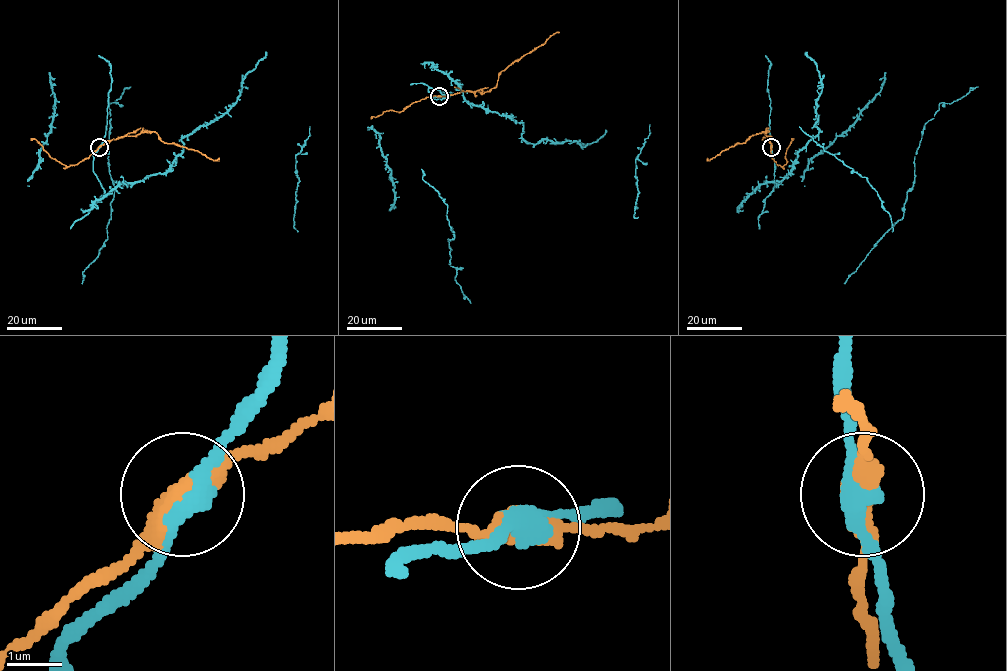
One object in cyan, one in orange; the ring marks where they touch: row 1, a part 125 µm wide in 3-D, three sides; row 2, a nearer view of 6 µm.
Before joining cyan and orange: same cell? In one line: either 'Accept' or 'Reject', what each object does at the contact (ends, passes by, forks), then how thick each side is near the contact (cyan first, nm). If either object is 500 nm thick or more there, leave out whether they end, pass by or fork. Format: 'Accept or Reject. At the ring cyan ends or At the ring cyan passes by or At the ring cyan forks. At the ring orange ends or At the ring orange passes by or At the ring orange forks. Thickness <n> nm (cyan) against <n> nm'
Reject. At the ring cyan passes by. At the ring orange passes by. Thickness 360 nm (cyan) against 360 nm

